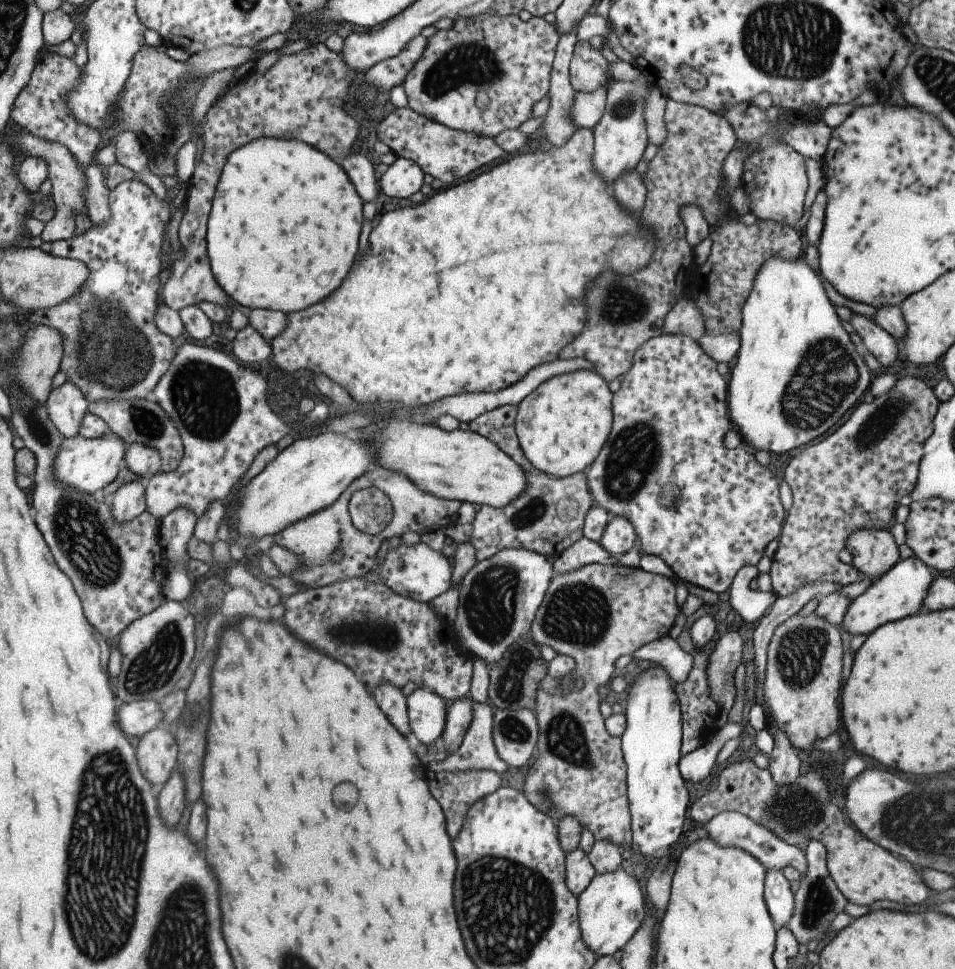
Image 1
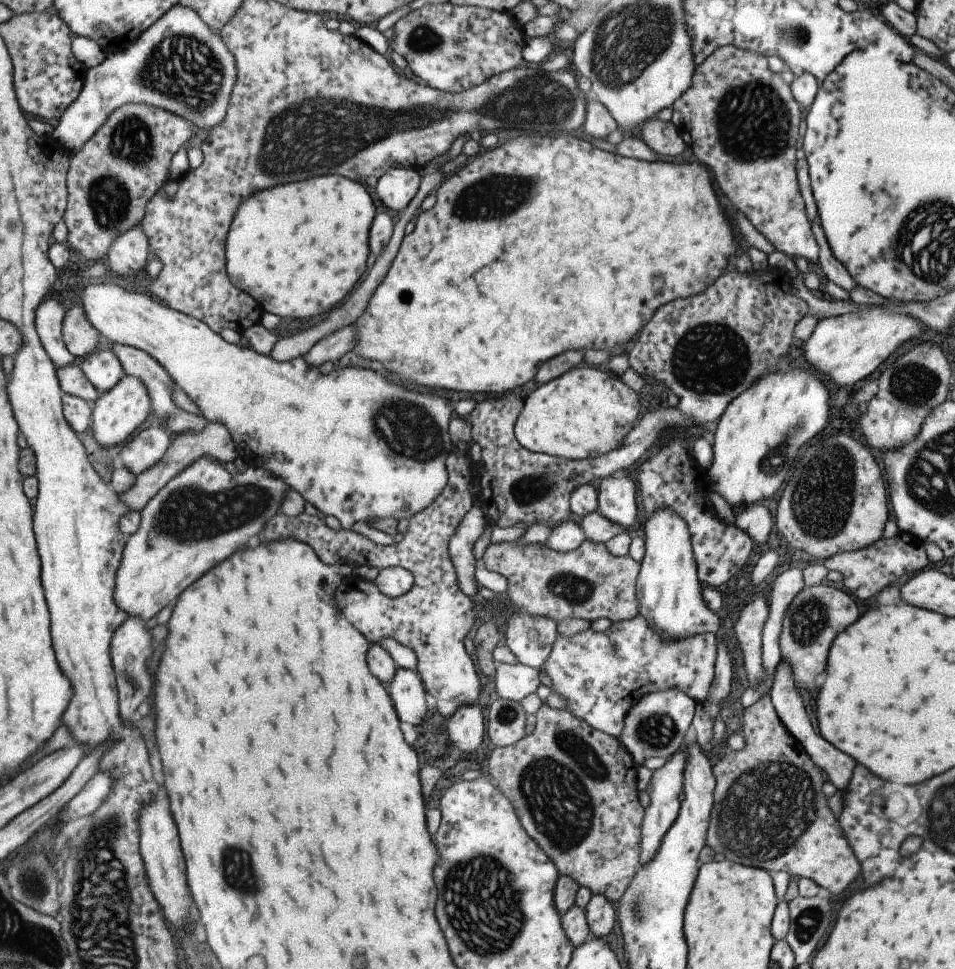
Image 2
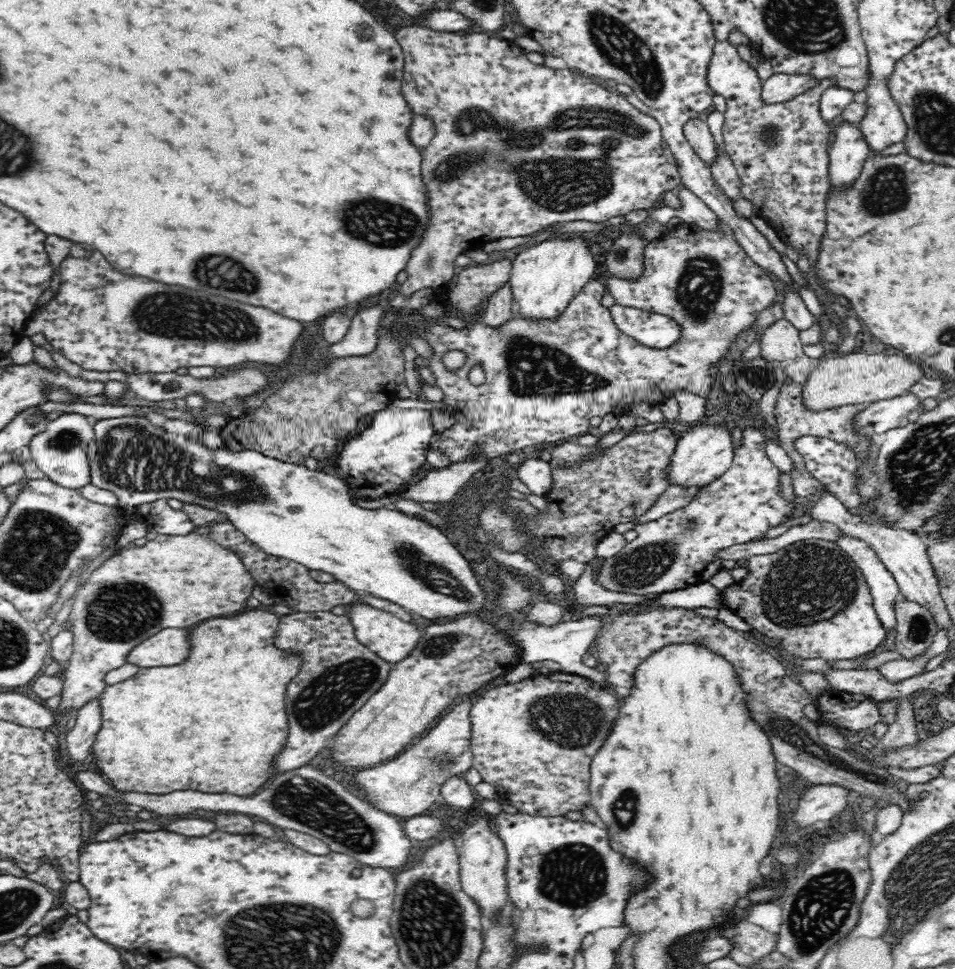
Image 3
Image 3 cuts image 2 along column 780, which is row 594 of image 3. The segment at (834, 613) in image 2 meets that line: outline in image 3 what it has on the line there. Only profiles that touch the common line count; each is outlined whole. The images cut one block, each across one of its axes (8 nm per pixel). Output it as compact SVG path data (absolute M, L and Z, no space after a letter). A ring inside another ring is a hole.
M746 424L740 430L741 444L732 450L734 456L730 468L714 482L700 487L698 494L686 506L680 506L652 522L636 525L634 530L637 537L627 542L618 554L604 558L597 576L594 576L598 585L610 592L649 597L709 582L715 574L725 570L725 558L719 555L723 548L763 539L773 526L791 518L795 504L783 496L779 489L782 472L770 461L765 451L770 441L756 425Z

